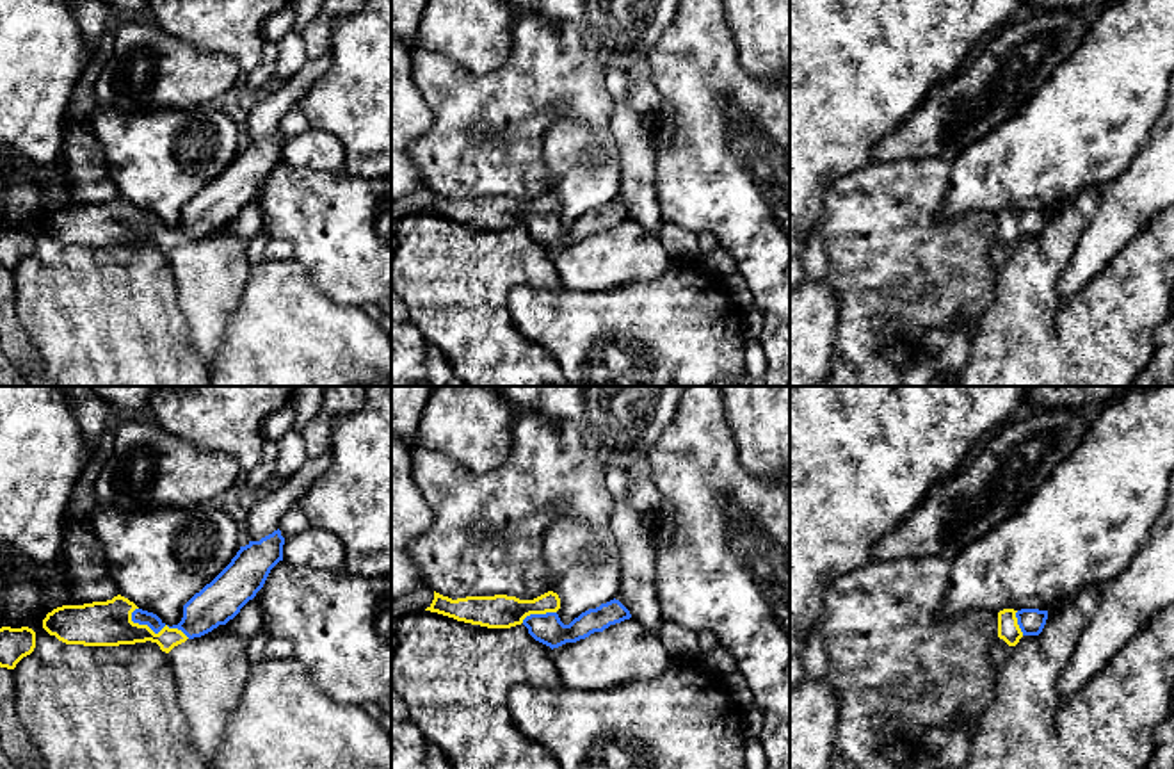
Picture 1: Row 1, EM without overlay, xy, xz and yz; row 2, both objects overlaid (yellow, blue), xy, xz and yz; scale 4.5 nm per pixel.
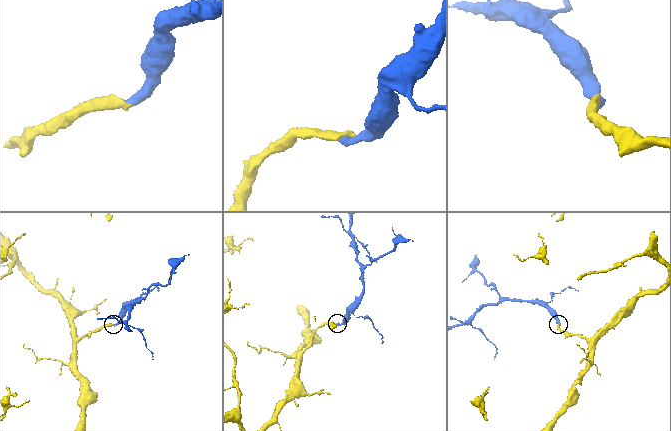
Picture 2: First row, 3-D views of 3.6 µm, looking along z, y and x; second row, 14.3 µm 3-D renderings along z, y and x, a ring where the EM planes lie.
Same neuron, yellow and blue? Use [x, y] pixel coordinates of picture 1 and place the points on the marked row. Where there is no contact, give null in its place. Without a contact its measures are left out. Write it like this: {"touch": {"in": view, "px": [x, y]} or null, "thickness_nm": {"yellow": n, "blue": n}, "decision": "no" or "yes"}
{"touch": {"in": "xy", "px": [159, 632]}, "thickness_nm": {"yellow": 200, "blue": 70}, "decision": "yes"}

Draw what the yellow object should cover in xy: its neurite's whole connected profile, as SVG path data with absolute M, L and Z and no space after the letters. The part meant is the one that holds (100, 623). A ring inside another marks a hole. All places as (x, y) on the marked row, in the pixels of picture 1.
M277 529L240 546L231 563L183 605L178 625L169 627L157 614L117 595L107 602L57 607L43 619L43 628L66 644L119 646L151 641L169 653L187 639L233 619L283 561L283 545Z

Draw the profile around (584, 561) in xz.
M559 518L544 534L543 552L564 625L615 598L621 587L621 545L610 527Z

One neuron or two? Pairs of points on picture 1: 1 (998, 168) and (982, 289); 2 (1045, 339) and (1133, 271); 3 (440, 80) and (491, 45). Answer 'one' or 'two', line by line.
1: two
2: one
3: two

